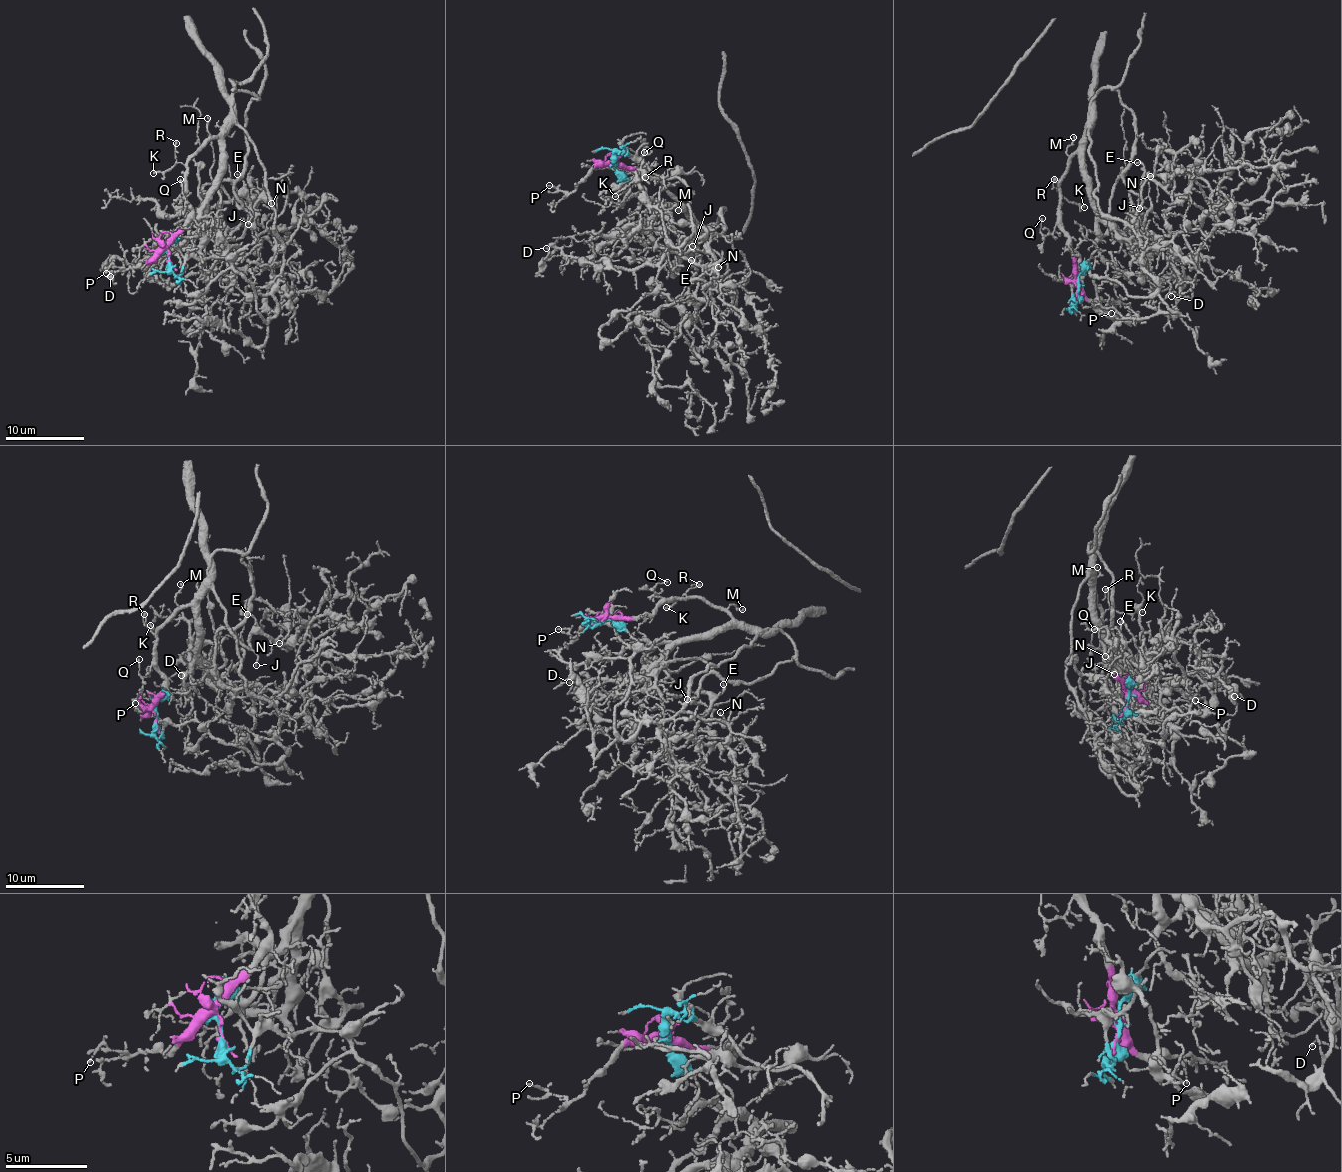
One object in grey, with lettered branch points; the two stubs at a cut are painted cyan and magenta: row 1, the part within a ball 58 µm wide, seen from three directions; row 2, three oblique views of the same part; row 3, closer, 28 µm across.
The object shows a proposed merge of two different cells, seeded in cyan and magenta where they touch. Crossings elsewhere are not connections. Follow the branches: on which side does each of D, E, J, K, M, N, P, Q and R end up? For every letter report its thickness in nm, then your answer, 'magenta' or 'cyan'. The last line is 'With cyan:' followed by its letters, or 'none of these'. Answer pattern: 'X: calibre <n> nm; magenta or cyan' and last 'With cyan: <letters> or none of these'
D: calibre 80 nm; cyan
E: calibre 90 nm; cyan
J: calibre 110 nm; cyan
K: calibre 100 nm; magenta
M: calibre 100 nm; magenta
N: calibre 100 nm; cyan
P: calibre 110 nm; magenta
Q: calibre 110 nm; magenta
R: calibre 130 nm; magenta
With cyan: D, E, J, N

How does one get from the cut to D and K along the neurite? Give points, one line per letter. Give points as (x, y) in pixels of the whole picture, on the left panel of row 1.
D: (170, 259), (223, 257), (265, 322), (276, 277), (288, 301), (243, 259), (109, 276)
K: (170, 258), (167, 240), (190, 212), (187, 168), (177, 163), (153, 173)

